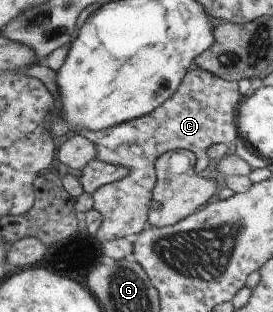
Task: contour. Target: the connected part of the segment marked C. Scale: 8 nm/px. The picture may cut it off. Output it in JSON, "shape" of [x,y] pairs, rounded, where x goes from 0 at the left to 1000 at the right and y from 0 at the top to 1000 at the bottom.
{"shape":[[[718,218],[685,224],[652,282],[593,333],[564,346],[557,359],[502,381],[451,391],[440,401],[407,404],[377,420],[278,417],[278,426],[348,462],[355,490],[344,510],[414,529],[447,529],[480,545],[451,574],[374,593],[337,619],[337,667],[374,692],[370,718],[341,750],[363,779],[392,769],[443,766],[447,760],[495,760],[535,724],[557,599],[568,587],[568,538],[560,526],[571,506],[597,487],[696,481],[714,500],[714,535],[703,548],[725,558],[762,532],[769,510],[755,497],[755,478],[766,468],[806,455],[835,468],[857,458],[857,449],[868,442],[861,346],[883,311],[872,298],[864,263],[821,256],[795,247],[784,234]]]}

